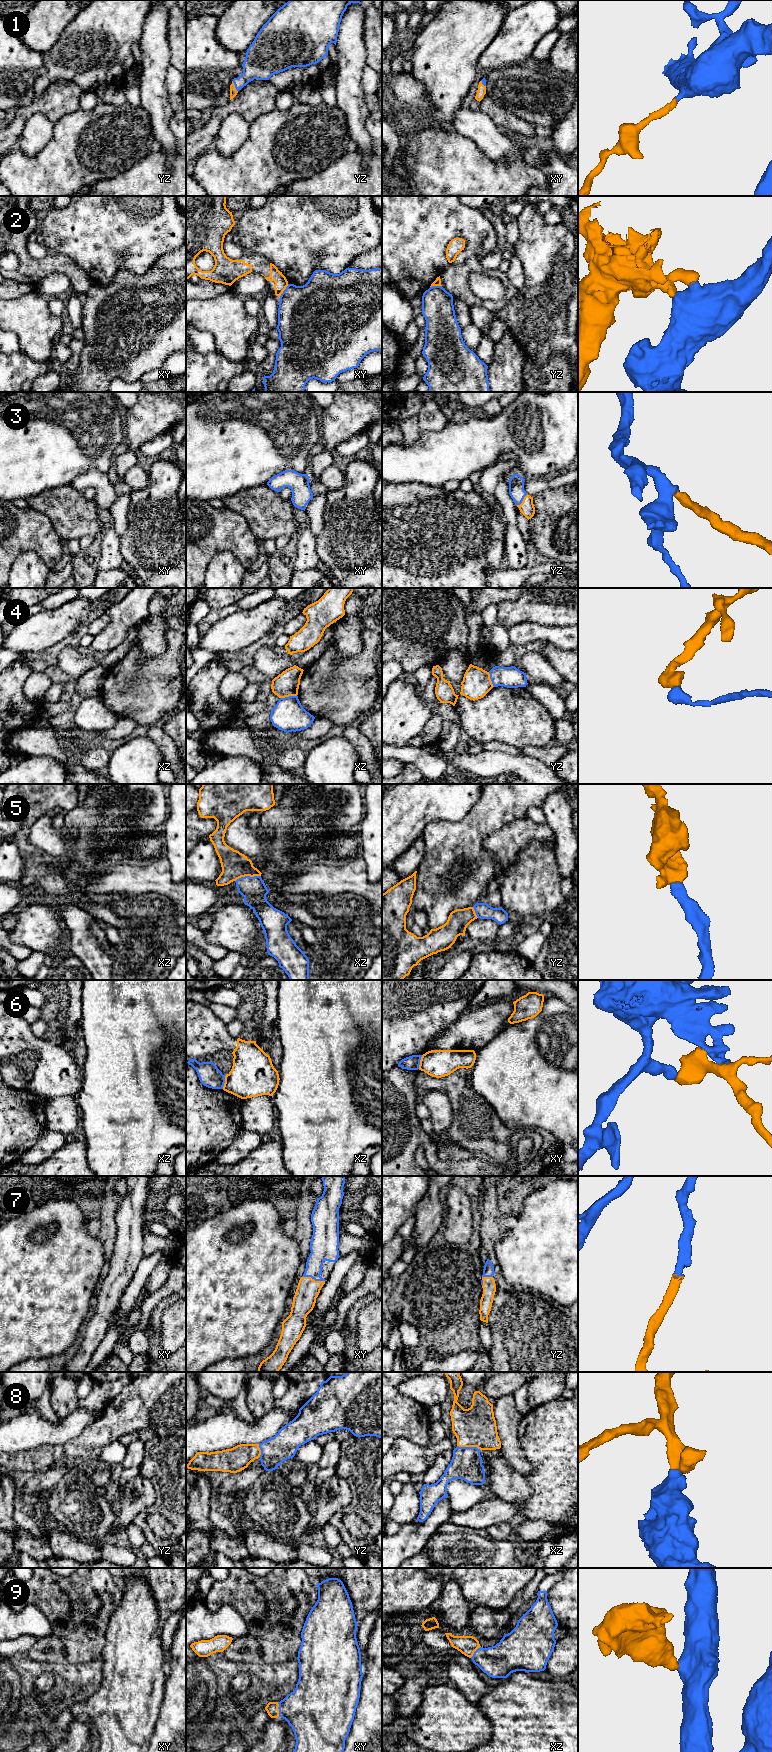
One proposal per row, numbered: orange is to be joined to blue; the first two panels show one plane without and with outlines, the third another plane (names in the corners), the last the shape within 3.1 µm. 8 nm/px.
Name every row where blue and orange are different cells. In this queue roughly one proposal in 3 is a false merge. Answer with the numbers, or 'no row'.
2, 4, 6

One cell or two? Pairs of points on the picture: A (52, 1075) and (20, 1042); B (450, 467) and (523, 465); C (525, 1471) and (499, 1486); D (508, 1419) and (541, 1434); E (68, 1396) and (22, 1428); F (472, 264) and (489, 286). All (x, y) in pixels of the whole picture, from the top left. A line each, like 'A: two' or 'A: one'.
A: one
B: one
C: two
D: two
E: two
F: two

